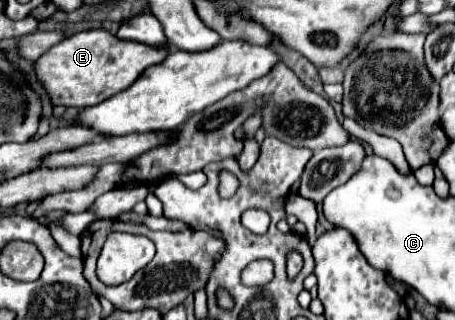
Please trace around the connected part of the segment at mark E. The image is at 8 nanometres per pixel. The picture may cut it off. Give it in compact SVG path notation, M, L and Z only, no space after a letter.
M85 30L51 48L37 60L37 76L51 94L53 104L89 108L127 90L149 66L161 64L169 48L153 48L133 40L119 40L105 30Z

